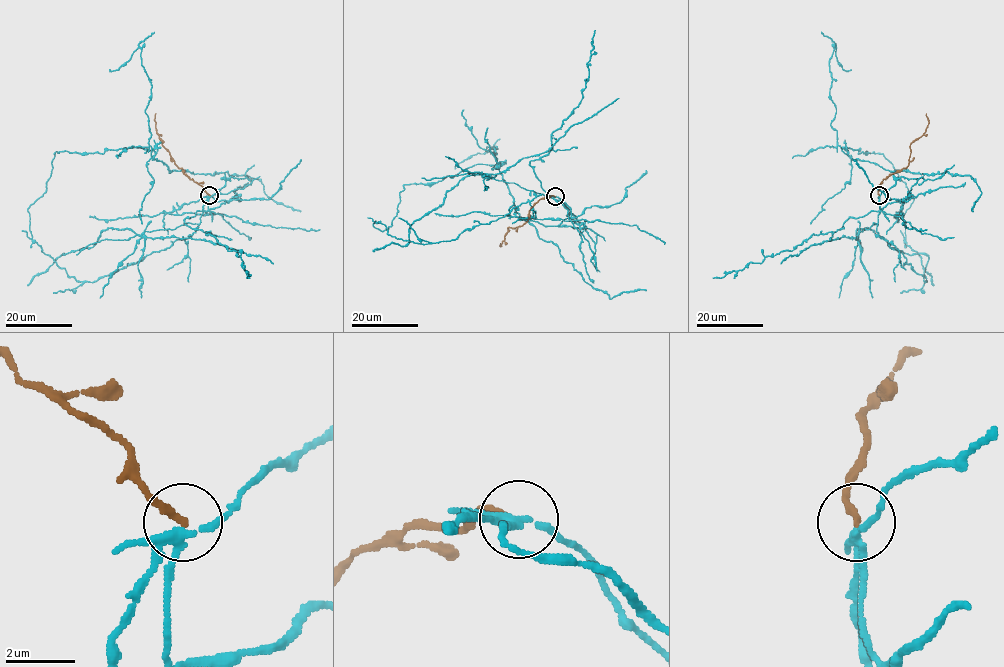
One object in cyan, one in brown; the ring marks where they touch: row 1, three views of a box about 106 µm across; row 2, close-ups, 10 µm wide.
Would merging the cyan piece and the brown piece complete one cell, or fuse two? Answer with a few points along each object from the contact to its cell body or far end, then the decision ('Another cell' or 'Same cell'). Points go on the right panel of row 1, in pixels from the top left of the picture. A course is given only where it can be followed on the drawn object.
Course of cyan: (878, 195), (878, 235), (925, 282), (907, 186), (883, 154), (847, 147), (893, 171), (969, 175), (973, 211). Course of brown: (878, 195), (881, 182), (908, 164), (910, 144), (925, 131), (929, 122), (926, 113). Another cell

